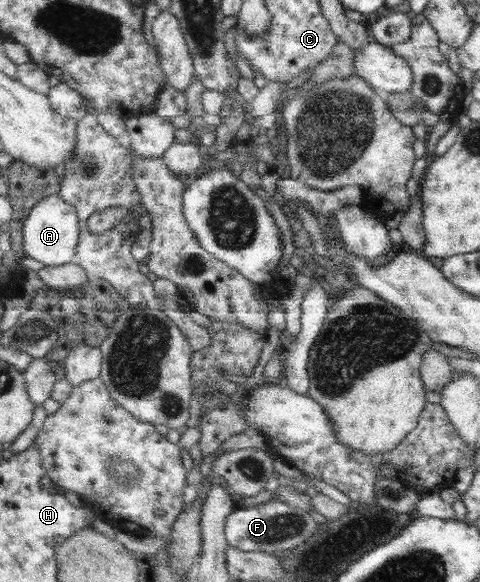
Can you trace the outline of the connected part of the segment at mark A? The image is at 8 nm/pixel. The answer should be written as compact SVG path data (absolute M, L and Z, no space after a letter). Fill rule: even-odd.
M51 195L38 202L24 222L26 254L46 266L61 266L76 261L80 241L80 218L76 208L61 195Z

